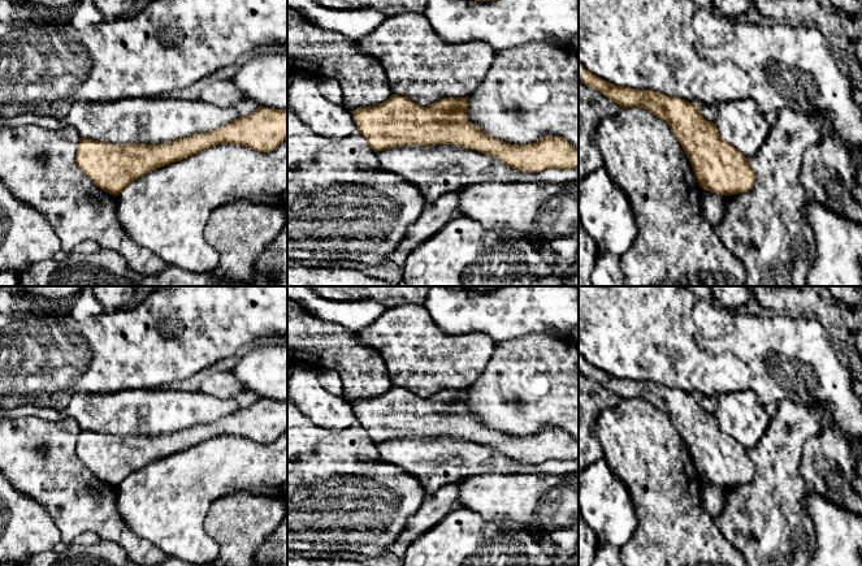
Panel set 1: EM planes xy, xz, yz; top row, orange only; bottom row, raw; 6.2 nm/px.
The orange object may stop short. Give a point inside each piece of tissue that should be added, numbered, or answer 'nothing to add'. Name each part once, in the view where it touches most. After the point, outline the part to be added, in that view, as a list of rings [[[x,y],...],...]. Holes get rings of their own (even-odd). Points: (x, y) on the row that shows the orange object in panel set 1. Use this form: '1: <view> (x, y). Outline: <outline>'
nothing to add

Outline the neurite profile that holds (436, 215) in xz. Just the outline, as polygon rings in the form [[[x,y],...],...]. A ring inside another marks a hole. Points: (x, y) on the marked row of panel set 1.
[[[454,190],[428,204],[421,216],[408,226],[398,249],[389,258],[389,262],[402,265],[411,251],[452,220],[456,216],[460,195],[462,190]]]

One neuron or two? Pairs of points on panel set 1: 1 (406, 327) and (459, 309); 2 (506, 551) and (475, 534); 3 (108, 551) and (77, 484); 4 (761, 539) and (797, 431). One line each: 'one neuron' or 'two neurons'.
1: two neurons
2: one neuron
3: two neurons
4: one neuron

